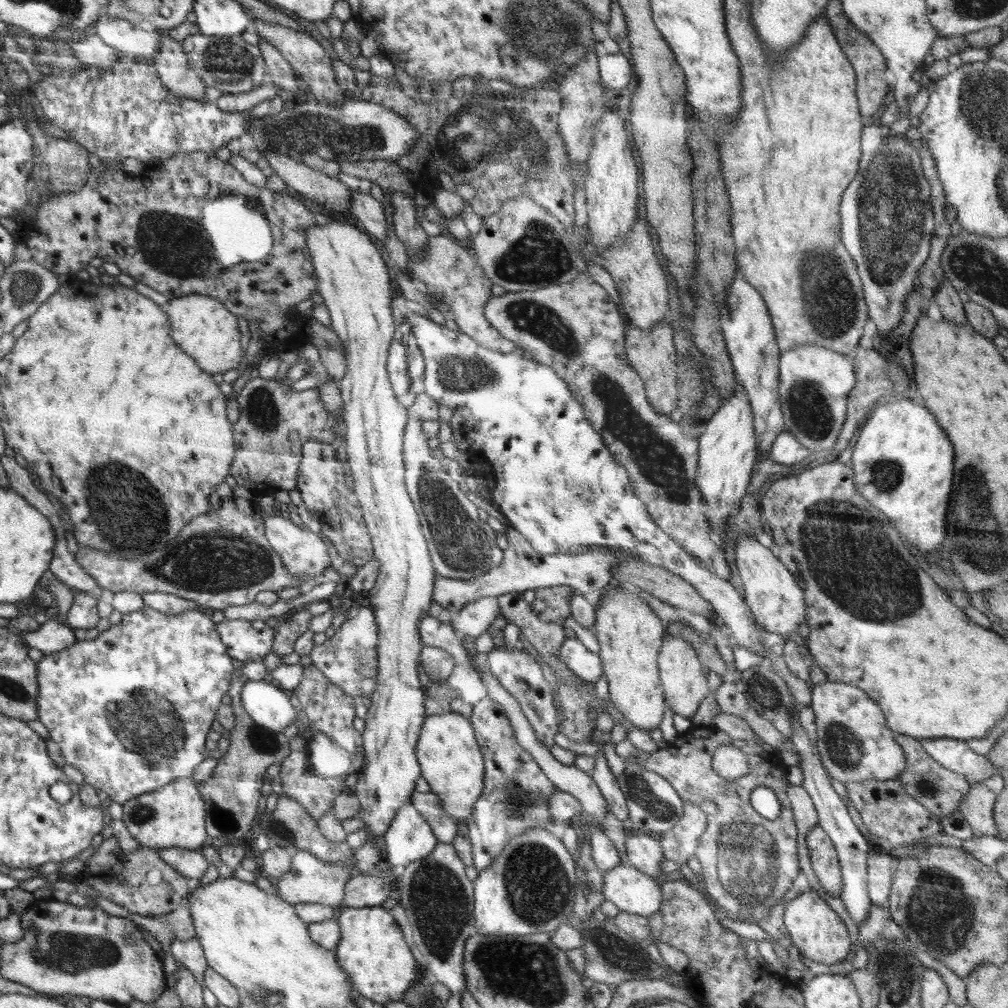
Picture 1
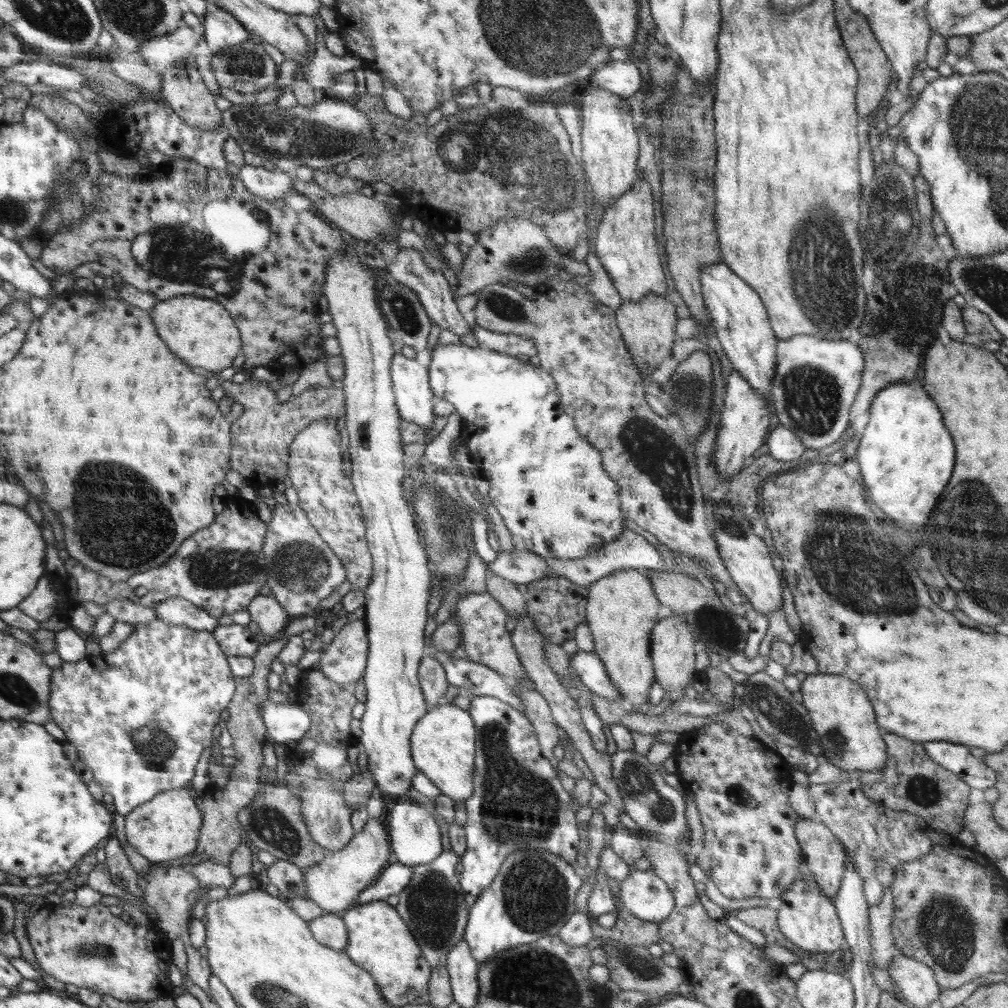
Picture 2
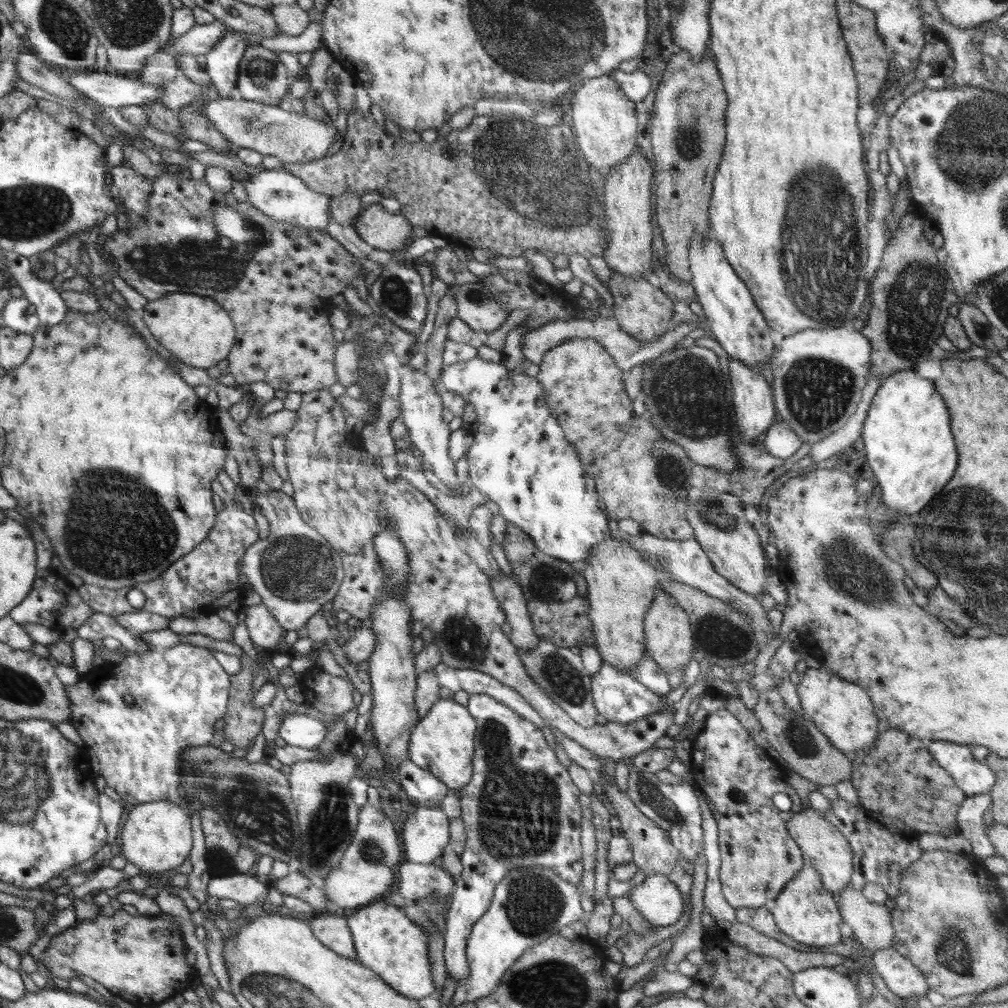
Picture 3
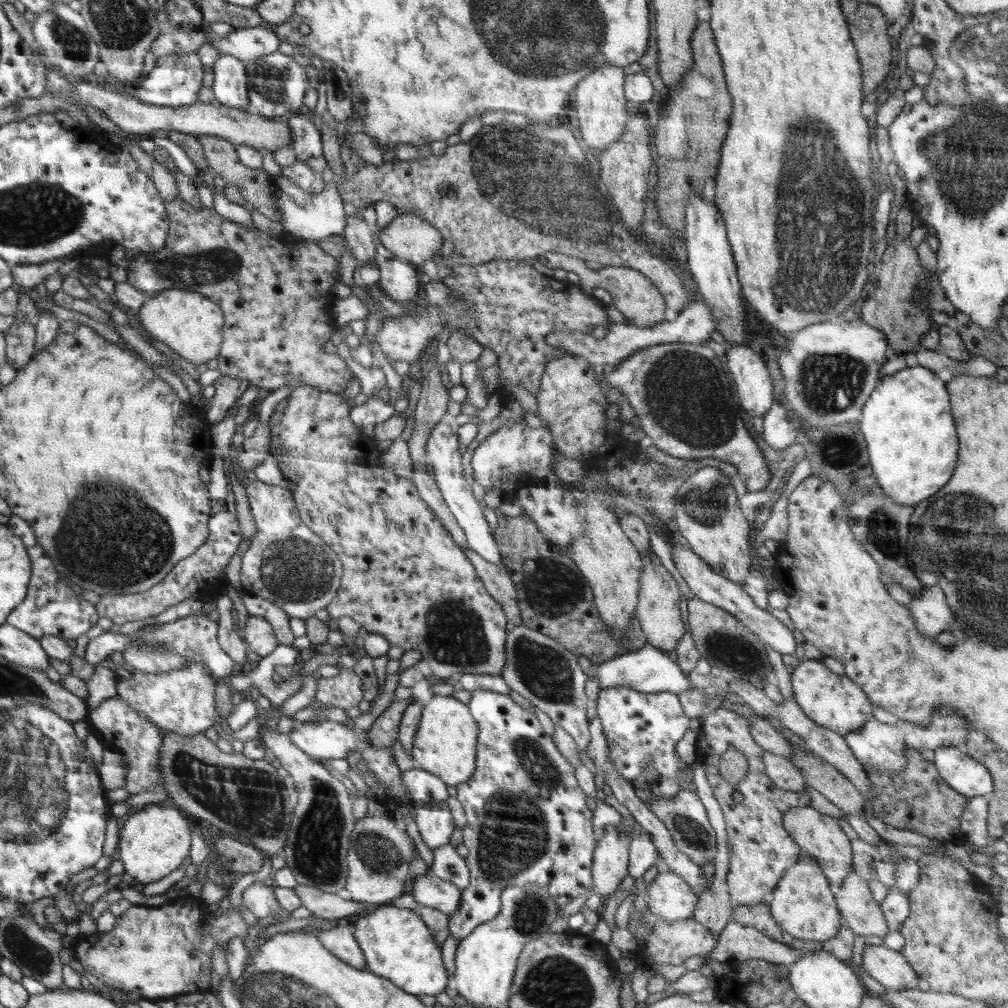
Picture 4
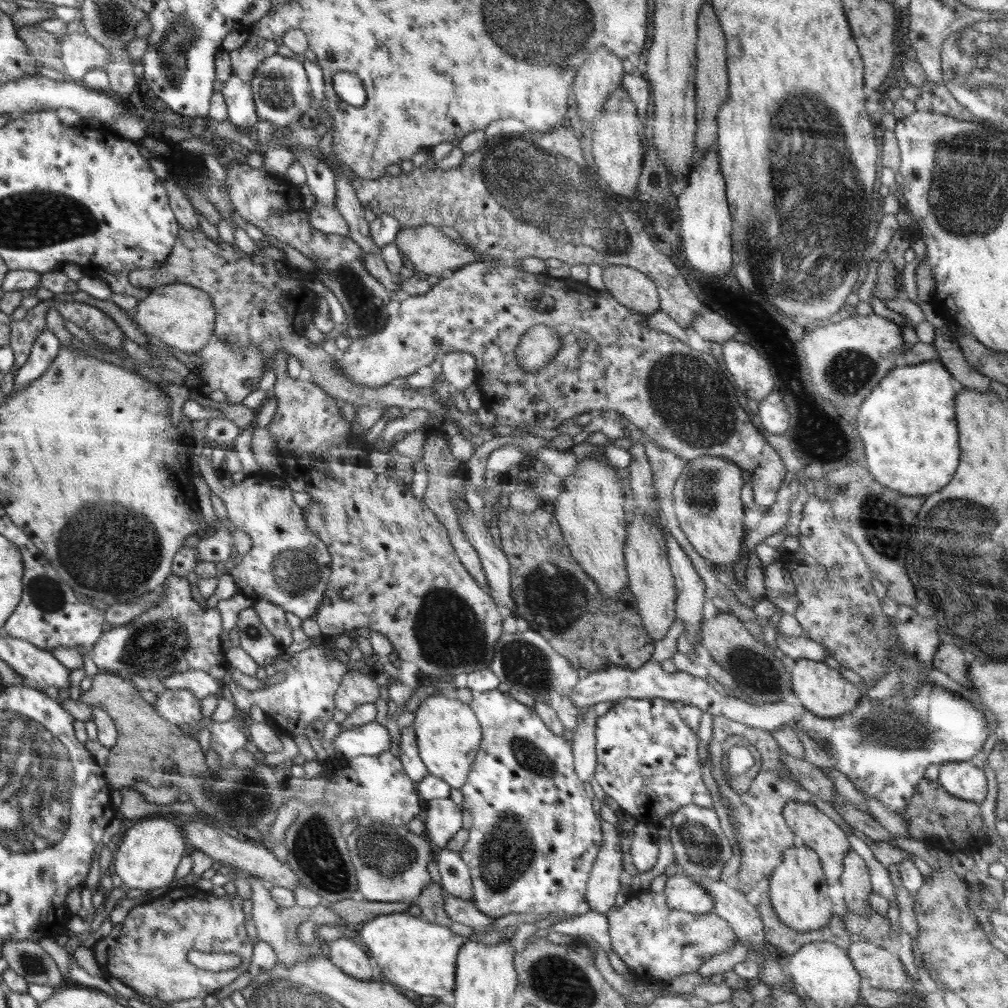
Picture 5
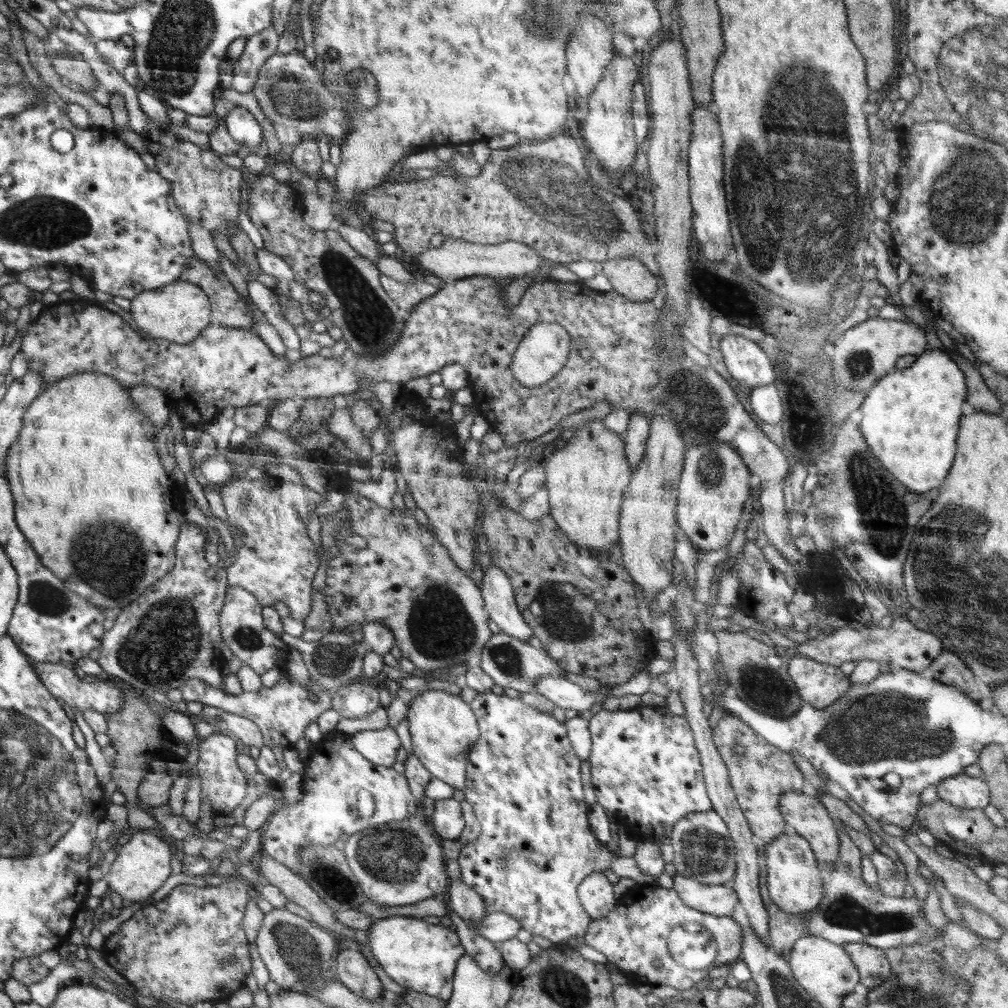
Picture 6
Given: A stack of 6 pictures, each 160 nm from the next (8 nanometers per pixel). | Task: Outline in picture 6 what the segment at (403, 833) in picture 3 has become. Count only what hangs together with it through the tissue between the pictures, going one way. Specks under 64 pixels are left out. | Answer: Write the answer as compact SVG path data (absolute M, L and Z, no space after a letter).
M453 798L438 800L434 804L431 825L434 834L440 839L457 839L465 827L461 803Z

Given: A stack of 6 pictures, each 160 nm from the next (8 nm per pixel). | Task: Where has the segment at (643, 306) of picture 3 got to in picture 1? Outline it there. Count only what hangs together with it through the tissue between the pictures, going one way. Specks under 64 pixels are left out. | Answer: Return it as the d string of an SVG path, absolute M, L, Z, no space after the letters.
M661 320L649 330L642 330L628 321L625 325L625 349L632 369L644 383L647 401L658 413L669 416L677 408L679 390L677 382L678 354L672 342L672 325Z

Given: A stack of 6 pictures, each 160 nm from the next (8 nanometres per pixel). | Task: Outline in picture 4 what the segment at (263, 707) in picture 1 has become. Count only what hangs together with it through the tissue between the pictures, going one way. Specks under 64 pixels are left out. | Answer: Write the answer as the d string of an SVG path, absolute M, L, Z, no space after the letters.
M322 722L322 723L295 723L295 728L288 733L290 741L300 748L305 754L311 758L321 761L331 761L332 759L348 758L351 752L359 748L366 749L371 744L371 736L368 731L349 730L344 724L338 722Z

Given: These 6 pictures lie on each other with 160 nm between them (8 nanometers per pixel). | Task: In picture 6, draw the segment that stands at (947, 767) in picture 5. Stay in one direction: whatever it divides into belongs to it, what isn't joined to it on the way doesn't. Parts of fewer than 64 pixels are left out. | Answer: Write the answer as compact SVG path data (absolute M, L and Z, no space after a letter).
M960 773L937 786L938 797L963 809L984 809L990 801L988 784L980 778Z

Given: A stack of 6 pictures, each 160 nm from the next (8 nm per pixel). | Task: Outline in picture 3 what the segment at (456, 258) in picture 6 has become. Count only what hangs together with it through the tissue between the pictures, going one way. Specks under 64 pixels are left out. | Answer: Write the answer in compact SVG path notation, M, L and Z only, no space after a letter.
M379 204L363 208L356 217L353 228L356 234L374 249L400 250L413 238L413 225L402 214L393 214Z

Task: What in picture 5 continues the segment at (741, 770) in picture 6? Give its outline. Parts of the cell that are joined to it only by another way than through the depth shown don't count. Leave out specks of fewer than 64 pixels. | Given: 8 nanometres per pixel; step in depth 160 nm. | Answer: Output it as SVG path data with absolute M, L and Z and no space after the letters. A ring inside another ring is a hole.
M713 716L713 719L714 730L712 732L712 740L710 740L710 744L707 745L710 755L712 755L712 776L716 780L716 783L718 783L718 789L722 792L722 797L726 797L726 799L730 801L731 808L733 808L731 810L731 820L735 822L733 824L733 832L737 838L740 849L742 849L742 860L737 874L737 885L738 890L746 895L750 890L754 890L754 888L758 886L758 882L762 882L762 880L771 877L771 874L776 871L776 867L780 865L784 850L792 848L798 842L795 834L788 828L788 825L785 823L784 817L782 816L784 805L791 801L808 803L812 801L813 796L804 790L796 779L792 778L792 774L789 774L786 765L780 761L780 746L771 734L768 734L768 732L764 730L746 726L742 724L742 722L736 722L724 716ZM734 735L741 736L748 745L754 746L754 749L756 748L762 758L760 767L755 769L753 775L747 778L750 788L748 788L748 792L744 792L744 794L738 794L731 786L726 784L724 774L722 773L722 747L724 741Z

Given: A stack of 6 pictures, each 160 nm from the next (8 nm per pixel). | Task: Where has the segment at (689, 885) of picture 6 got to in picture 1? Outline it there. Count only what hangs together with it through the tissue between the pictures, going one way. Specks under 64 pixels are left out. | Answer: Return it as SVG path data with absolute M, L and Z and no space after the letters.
M620 863L616 868L604 872L601 893L620 911L649 917L661 907L661 882L629 864Z

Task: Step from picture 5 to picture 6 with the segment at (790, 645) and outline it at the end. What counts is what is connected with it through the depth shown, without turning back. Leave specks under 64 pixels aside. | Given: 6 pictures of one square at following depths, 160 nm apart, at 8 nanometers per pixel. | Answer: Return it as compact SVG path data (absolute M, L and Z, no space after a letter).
M906 615L893 617L893 623L884 627L865 627L857 631L850 627L842 627L830 632L827 636L810 639L797 644L798 655L807 656L816 662L839 667L843 662L860 659L877 660L883 666L893 662L893 666L918 673L928 668L932 661L943 650L943 642L929 631L918 629L908 620Z

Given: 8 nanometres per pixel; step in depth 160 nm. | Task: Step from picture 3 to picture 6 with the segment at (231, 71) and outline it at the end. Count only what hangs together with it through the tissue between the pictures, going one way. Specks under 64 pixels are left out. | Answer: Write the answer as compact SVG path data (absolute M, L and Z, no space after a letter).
M236 105L224 118L226 128L237 144L245 146L246 150L260 145L263 130L254 115L242 105Z

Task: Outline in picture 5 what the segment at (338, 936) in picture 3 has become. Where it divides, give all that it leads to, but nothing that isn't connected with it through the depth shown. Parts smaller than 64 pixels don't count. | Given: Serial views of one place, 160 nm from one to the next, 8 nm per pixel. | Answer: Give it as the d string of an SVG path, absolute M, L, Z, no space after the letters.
M339 938L326 944L328 957L346 974L365 981L374 980L375 967L362 947L354 940Z

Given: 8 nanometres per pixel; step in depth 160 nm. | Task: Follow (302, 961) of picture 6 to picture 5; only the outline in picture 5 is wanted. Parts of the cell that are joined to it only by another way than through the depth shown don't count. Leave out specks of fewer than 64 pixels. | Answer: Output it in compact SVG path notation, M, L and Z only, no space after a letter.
M250 875L247 881L252 890L252 918L257 928L257 936L262 942L268 942L272 948L274 948L277 962L284 965L285 968L302 961L310 961L312 957L319 955L316 954L316 952L320 952L318 936L315 937L312 945L304 945L304 943L296 940L296 928L298 928L302 922L312 920L312 922L316 923L317 927L323 924L342 927L350 926L347 925L346 922L343 922L341 916L338 916L333 910L330 910L328 906L324 905L324 902L316 905L314 908L301 907L298 905L281 907L279 903L272 898L271 891L263 880Z

